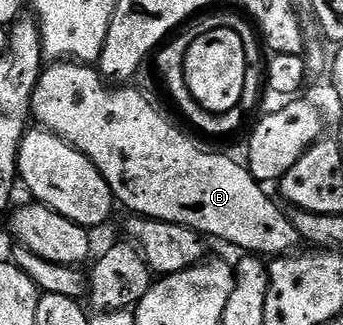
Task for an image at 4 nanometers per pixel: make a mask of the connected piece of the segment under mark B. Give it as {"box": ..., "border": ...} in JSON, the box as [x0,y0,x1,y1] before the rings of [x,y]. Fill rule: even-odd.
{"box":[31,63,302,259],"border":[[[53,63],[37,81],[31,117],[40,128],[55,134],[91,159],[103,179],[107,179],[114,198],[142,218],[168,221],[171,225],[186,225],[206,238],[218,237],[237,249],[245,249],[241,251],[246,254],[264,255],[269,259],[292,254],[302,244],[301,236],[293,226],[292,216],[284,213],[265,194],[266,186],[258,183],[242,162],[240,165],[221,153],[204,153],[187,134],[180,133],[139,90],[129,88],[133,87],[114,87],[106,82],[96,68],[85,63]]]}

